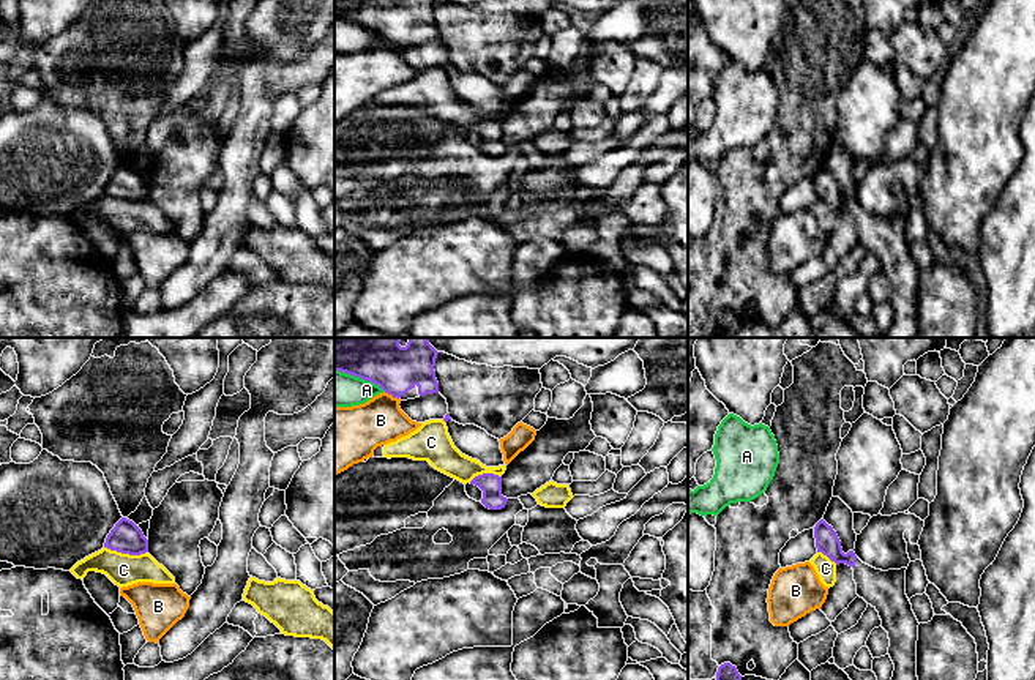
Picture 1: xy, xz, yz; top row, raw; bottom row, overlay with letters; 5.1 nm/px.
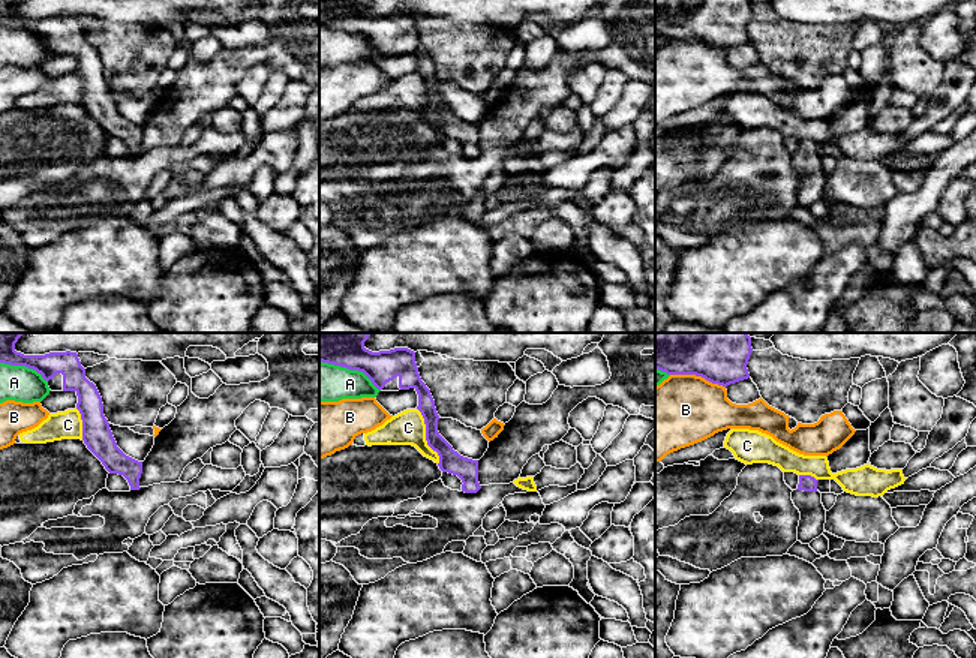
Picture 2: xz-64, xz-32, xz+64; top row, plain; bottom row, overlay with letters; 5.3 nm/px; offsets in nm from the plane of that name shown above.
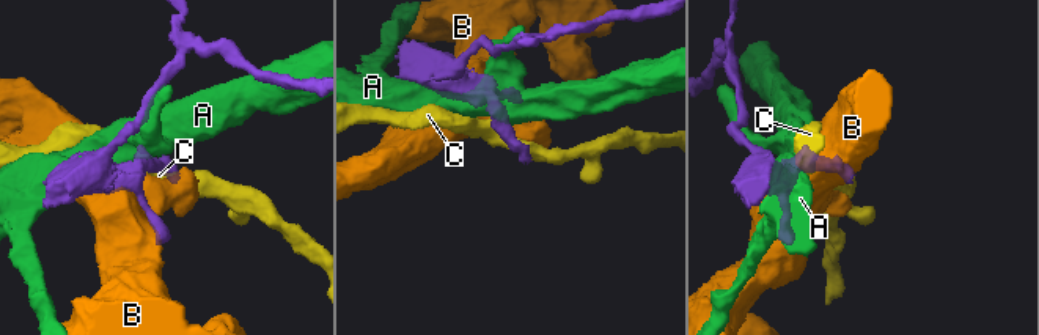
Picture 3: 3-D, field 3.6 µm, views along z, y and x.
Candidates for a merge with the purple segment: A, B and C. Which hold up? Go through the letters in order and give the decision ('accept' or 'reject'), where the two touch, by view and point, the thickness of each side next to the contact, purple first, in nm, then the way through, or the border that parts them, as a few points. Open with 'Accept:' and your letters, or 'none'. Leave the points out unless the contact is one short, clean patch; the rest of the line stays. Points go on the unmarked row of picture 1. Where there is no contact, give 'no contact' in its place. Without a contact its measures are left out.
Accept: none
A: reject | xz (360, 24) | 200/190 nm
B: reject | xz (392, 41) | 200/260 nm
C: reject | xy (127, 199) | 160/170 nm

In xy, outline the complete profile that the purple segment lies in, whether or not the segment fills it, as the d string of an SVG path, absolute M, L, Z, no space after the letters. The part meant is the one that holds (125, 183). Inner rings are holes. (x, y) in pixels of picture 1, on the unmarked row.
M121 164L106 185L104 194L129 202L148 199L148 186L129 166Z

